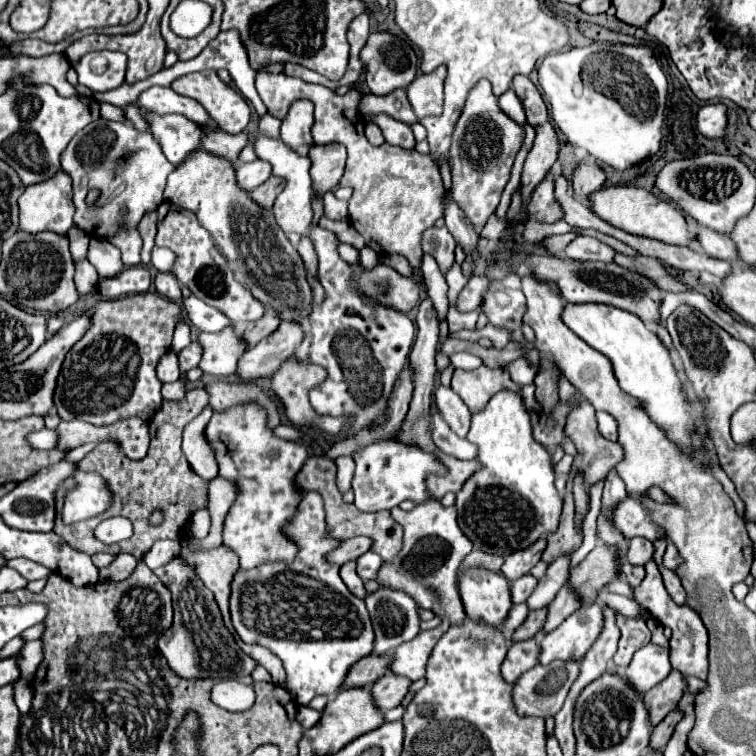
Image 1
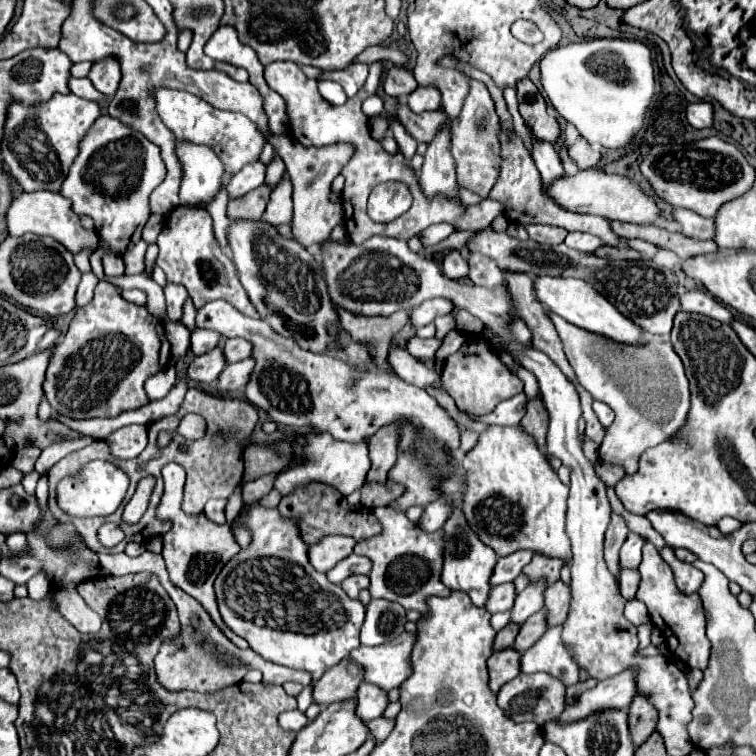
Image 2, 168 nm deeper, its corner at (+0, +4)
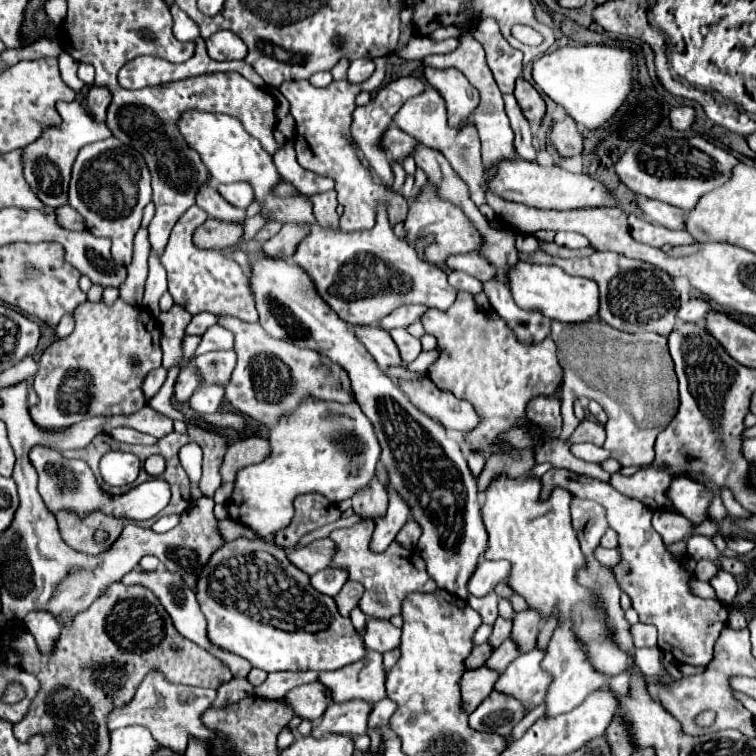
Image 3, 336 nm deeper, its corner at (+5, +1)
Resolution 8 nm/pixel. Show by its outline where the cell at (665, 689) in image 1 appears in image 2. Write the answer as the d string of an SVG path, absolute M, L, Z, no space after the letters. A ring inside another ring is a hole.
M635 696L629 706L629 730L635 746L641 746L657 728L659 712L647 700L647 696Z

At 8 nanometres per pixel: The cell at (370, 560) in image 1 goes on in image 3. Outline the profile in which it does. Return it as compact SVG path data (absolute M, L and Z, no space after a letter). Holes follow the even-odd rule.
M322 569L318 571L316 575L310 577L310 583L316 591L324 593L324 595L330 595L330 597L336 597L338 591L342 589L342 585L348 581L348 575L346 571L342 569Z

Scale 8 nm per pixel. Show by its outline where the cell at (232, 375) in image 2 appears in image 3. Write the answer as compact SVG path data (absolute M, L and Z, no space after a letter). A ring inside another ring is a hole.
M198 387L198 391L190 397L188 405L196 413L216 413L224 399L222 387Z

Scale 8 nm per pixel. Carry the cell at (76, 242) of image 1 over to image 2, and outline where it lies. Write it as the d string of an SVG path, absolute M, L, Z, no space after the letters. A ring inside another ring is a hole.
M83 248L83 252L77 252L77 254L75 254L75 264L77 264L77 268L79 268L81 272L89 272L89 270L91 270L91 266L89 266L89 256L91 256L93 252L95 252L93 248Z

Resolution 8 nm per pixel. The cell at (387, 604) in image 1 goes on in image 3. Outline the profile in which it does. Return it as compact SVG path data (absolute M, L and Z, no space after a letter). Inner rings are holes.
M368 619L364 643L366 643L368 649L378 651L378 653L392 651L392 649L400 647L400 629L394 627L390 621Z

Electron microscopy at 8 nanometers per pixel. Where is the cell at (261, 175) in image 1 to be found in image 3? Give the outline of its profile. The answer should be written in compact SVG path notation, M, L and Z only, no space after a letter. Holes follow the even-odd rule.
M230 183L230 185L218 185L216 187L218 193L228 201L232 203L234 207L240 207L240 209L246 209L252 201L254 201L254 191L248 183Z

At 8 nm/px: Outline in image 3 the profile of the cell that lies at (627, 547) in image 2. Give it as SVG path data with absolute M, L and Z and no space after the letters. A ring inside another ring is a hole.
M596 547L594 549L594 557L606 565L606 567L612 567L620 561L620 555L618 555L618 549L604 549L604 547Z

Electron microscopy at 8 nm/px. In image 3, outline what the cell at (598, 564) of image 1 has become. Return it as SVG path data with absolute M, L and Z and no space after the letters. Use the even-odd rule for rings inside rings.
M526 609L522 613L518 613L512 621L512 633L510 639L514 639L514 643L518 643L520 653L532 651L536 647L536 637L540 631L540 615L532 609Z

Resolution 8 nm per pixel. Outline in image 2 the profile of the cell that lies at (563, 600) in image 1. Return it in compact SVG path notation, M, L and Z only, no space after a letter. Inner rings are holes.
M543 608L543 610L539 610L535 616L531 616L531 618L527 618L527 620L523 622L521 632L519 632L519 636L515 638L513 648L525 652L525 650L527 650L529 646L533 646L545 632L547 632L547 610Z

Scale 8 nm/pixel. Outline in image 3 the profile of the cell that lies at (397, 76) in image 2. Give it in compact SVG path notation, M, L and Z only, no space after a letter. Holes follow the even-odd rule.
M408 75L408 77L400 77L398 81L392 81L388 85L384 85L382 89L378 89L376 97L372 99L372 103L364 105L364 107L356 107L354 115L352 115L352 127L350 127L350 135L354 137L354 141L360 145L360 149L364 151L366 159L370 161L374 173L378 175L380 183L390 187L394 181L394 173L390 167L390 161L386 159L384 151L378 147L378 141L382 137L382 133L388 129L388 125L392 123L392 117L398 113L398 109L404 105L404 101L408 101L410 97L416 97L418 93L422 93L426 89L426 85L422 81L418 81L416 77Z

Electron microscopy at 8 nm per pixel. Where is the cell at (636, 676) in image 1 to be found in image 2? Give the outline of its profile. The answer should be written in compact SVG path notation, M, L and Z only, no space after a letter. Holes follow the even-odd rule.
M627 668L627 672L615 674L607 680L601 680L595 688L585 690L575 704L565 704L561 722L575 722L587 718L589 714L605 708L629 708L635 698L635 674L637 668Z

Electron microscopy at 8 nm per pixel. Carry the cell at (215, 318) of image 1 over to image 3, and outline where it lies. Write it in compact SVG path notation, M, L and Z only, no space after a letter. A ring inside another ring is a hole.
M218 317L218 323L230 329L236 337L234 351L238 355L238 363L224 395L224 399L236 411L250 415L264 425L272 425L280 415L294 411L298 403L308 395L314 395L322 401L354 401L346 371L342 371L342 367L338 367L330 359L324 359L316 351L294 347L294 343L290 341L274 339L266 335L266 331L258 323L244 323L236 317Z

